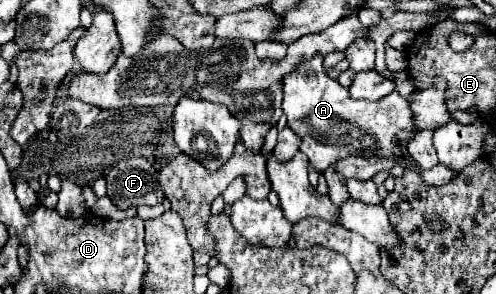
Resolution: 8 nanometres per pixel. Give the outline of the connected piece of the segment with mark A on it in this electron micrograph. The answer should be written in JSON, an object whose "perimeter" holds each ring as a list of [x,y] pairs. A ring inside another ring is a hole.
{"perimeter":[[[318,53],[312,59],[302,59],[298,67],[282,79],[282,111],[288,117],[288,127],[302,137],[300,151],[308,157],[314,171],[322,173],[328,163],[348,155],[402,155],[400,143],[406,145],[416,133],[410,103],[400,97],[398,91],[392,91],[378,101],[350,99],[348,89],[326,75],[322,59],[324,57]]]}

